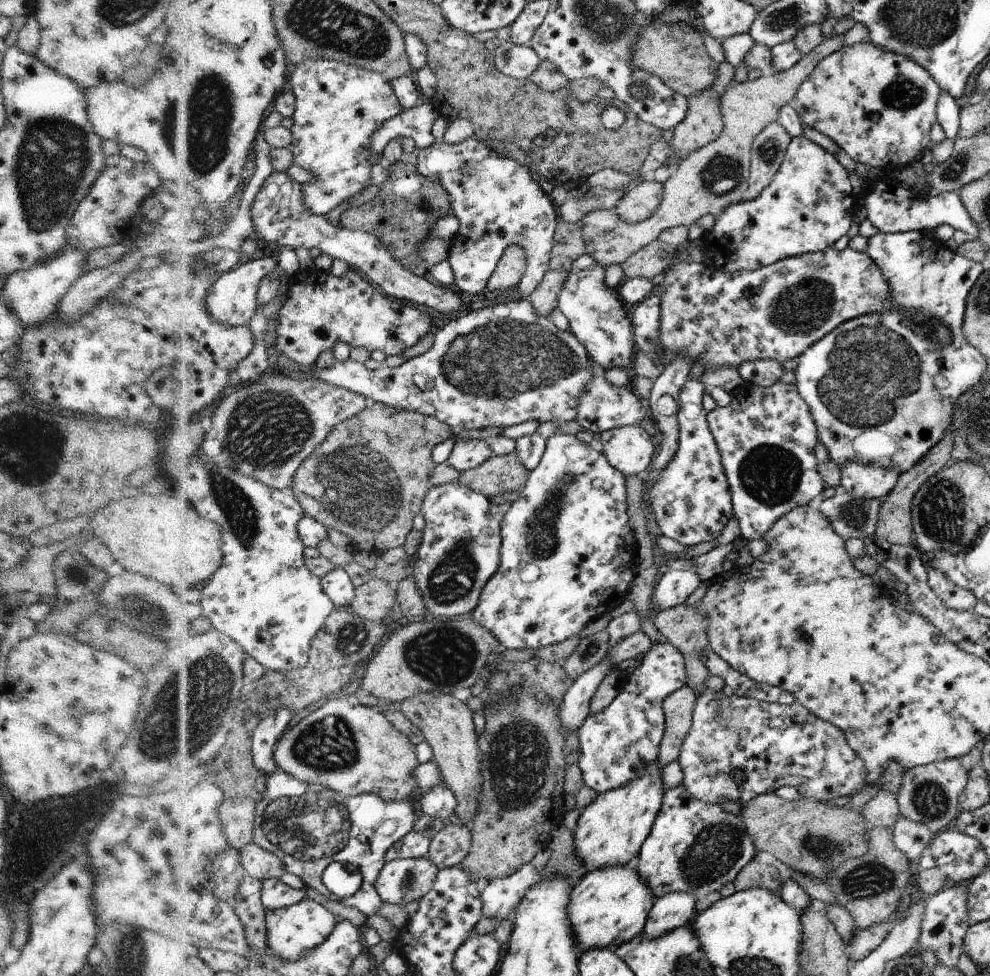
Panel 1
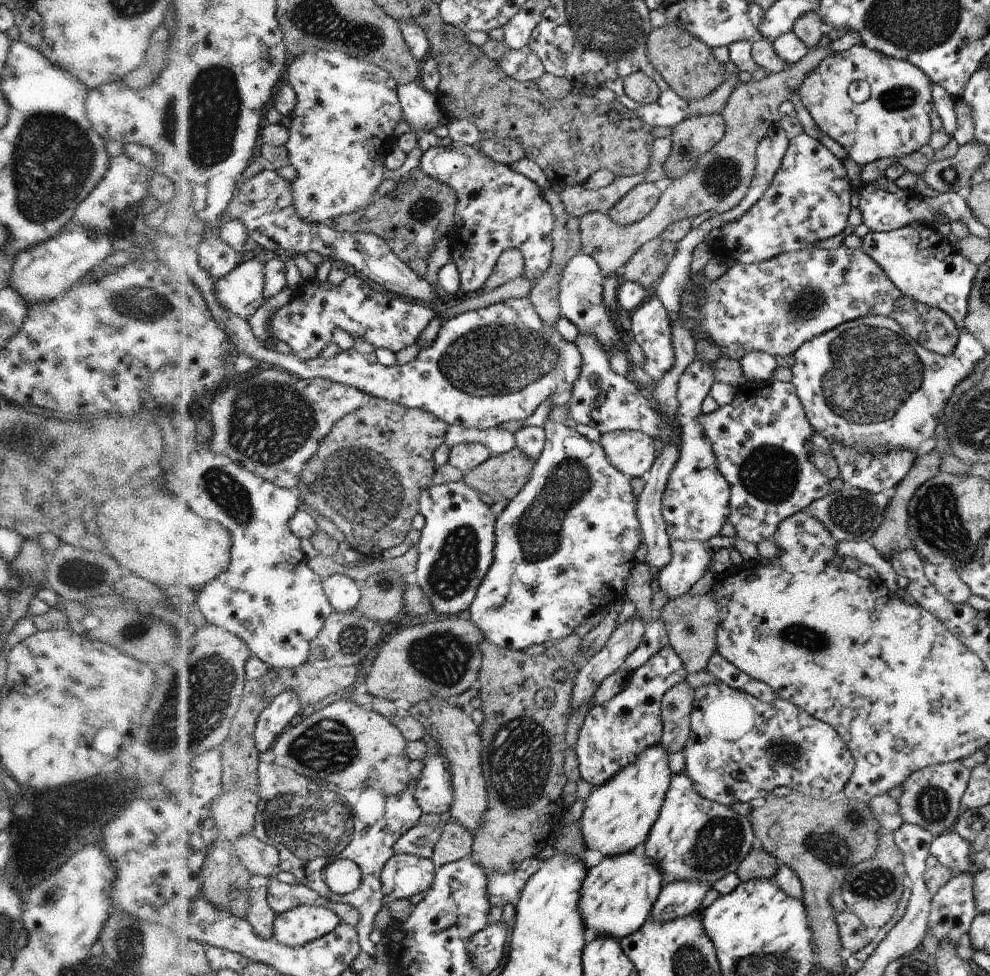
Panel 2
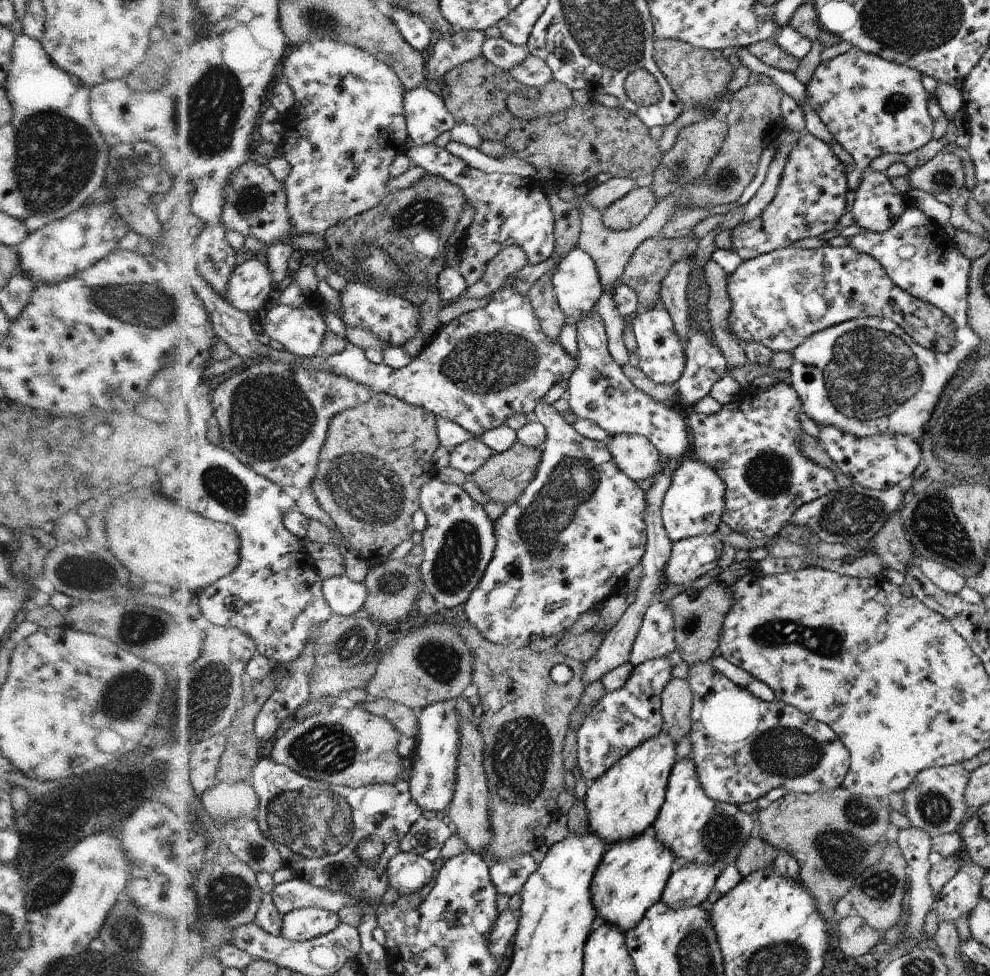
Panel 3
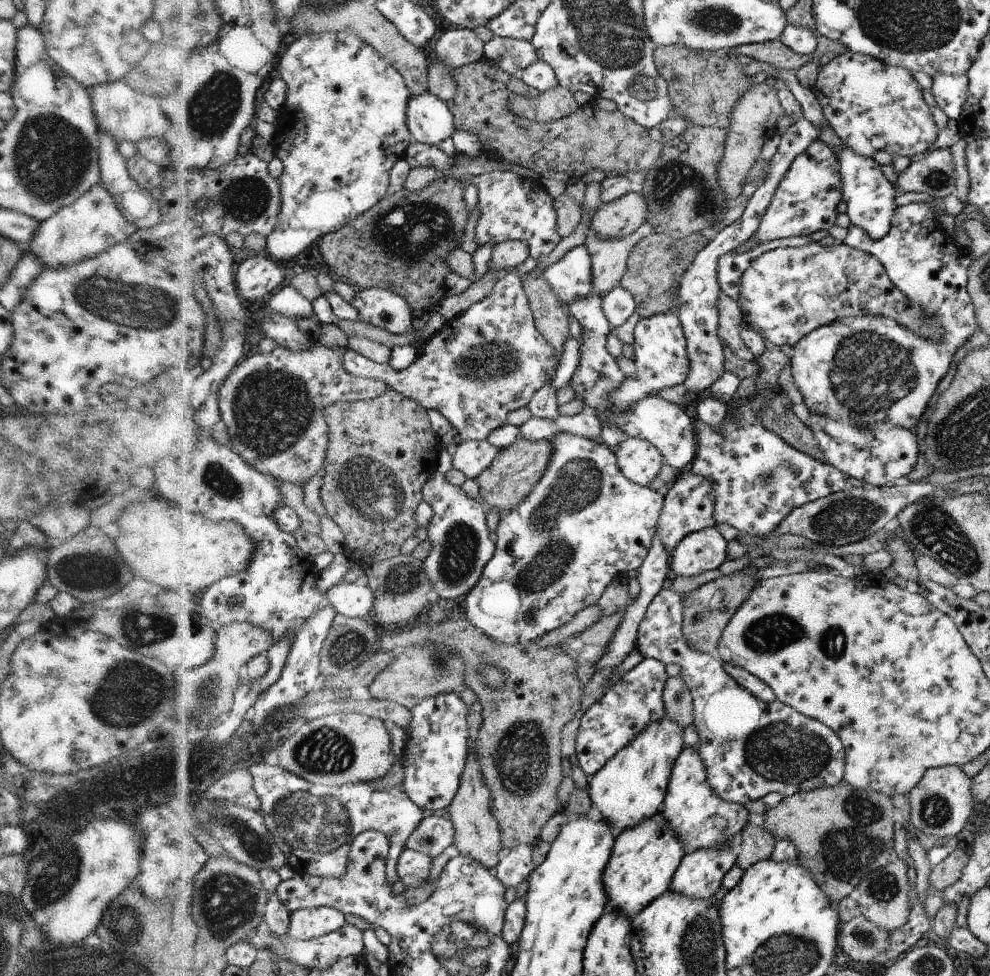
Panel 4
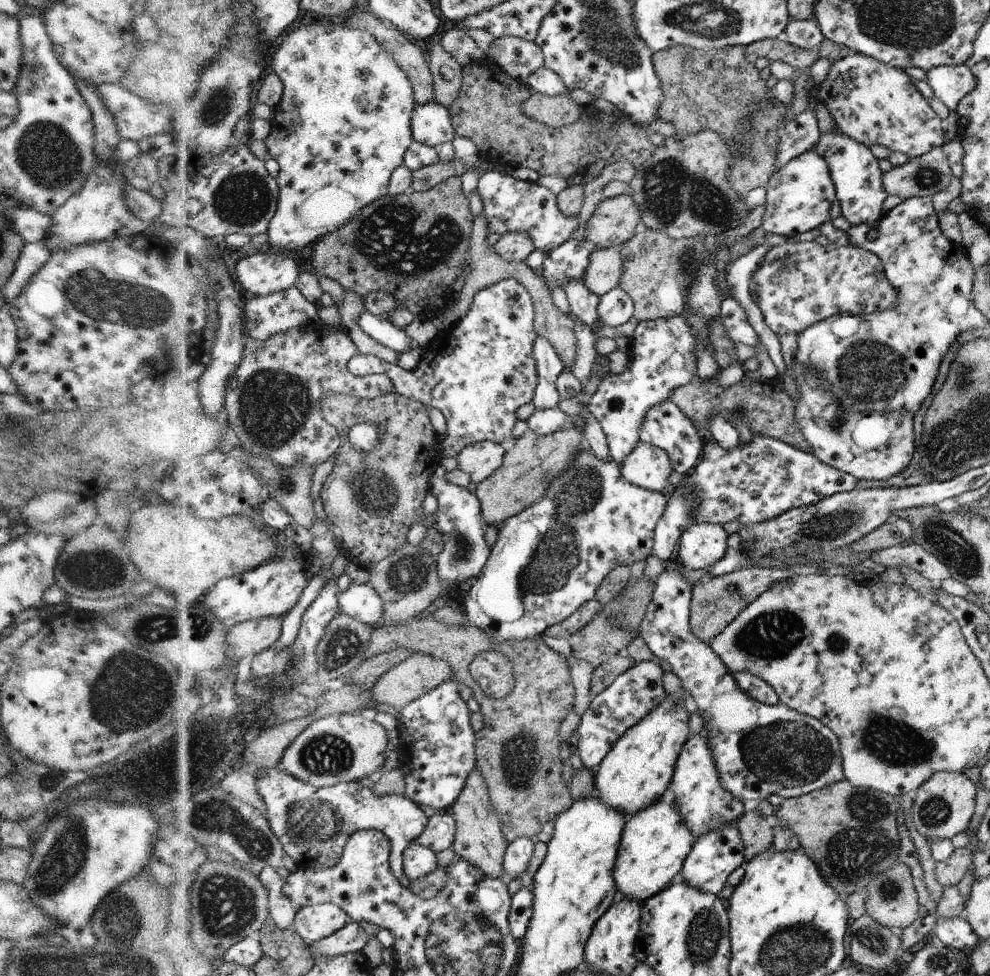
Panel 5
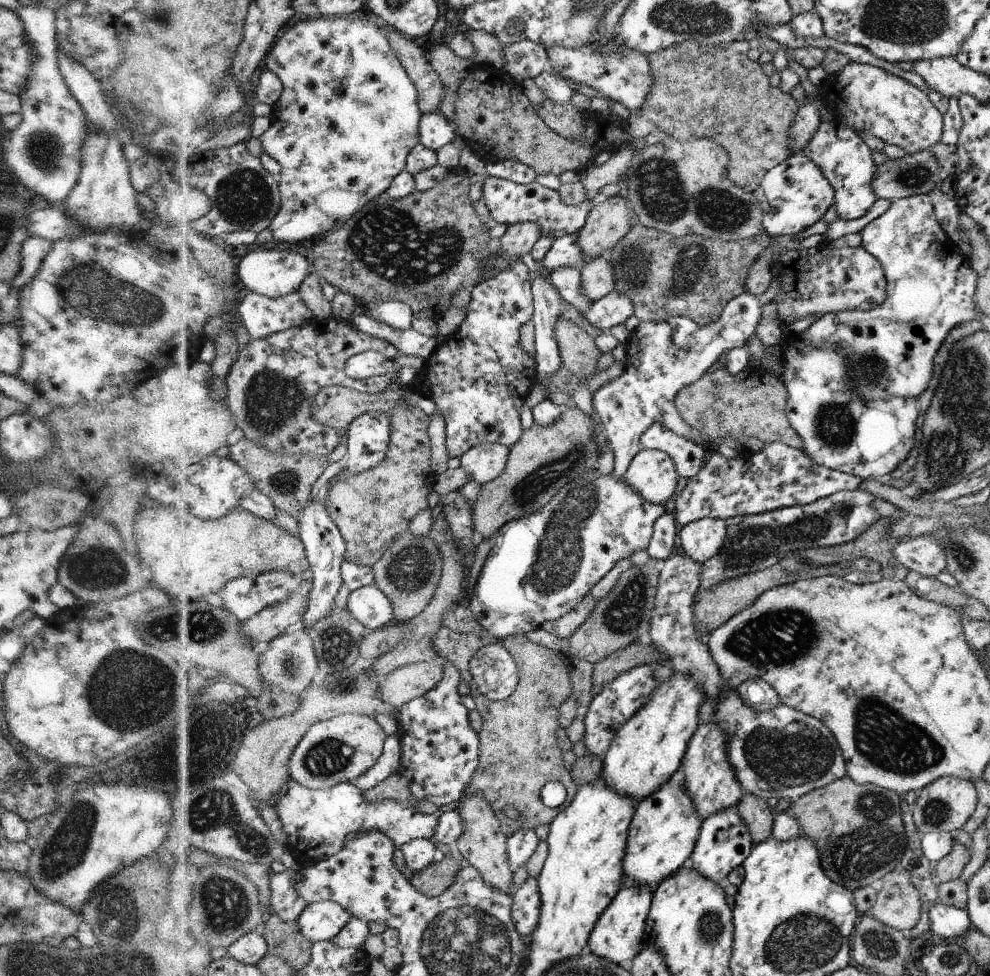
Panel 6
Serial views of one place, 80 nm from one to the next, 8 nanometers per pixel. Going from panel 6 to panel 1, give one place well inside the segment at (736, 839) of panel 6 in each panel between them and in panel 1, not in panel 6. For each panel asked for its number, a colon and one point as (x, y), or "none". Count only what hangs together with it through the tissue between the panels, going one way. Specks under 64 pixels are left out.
1: (678, 908)
2: (681, 898)
3: (689, 886)
4: (699, 875)
5: (715, 855)

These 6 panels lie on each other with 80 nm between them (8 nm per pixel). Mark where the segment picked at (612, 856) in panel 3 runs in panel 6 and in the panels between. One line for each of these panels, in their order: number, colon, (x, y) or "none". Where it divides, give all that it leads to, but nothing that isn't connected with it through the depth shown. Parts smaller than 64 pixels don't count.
4: (644, 859)
5: (655, 843)
6: (665, 827)

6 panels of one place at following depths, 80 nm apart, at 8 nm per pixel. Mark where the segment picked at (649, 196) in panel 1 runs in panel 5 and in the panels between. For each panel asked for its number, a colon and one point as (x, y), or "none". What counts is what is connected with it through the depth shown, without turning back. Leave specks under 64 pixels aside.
2: (640, 202)
3: (632, 209)
4: (621, 217)
5: (615, 221)

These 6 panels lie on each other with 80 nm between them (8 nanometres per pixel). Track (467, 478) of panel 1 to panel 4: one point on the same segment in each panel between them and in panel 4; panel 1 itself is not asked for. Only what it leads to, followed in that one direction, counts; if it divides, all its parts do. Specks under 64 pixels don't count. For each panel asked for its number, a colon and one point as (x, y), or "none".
2: (504, 476)
3: (503, 478)
4: (515, 470)

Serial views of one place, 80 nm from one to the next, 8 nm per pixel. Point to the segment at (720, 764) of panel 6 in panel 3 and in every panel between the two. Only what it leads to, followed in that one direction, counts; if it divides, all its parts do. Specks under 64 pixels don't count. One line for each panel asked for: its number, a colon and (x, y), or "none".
3: (699, 830)
4: (699, 817)
5: (704, 803)

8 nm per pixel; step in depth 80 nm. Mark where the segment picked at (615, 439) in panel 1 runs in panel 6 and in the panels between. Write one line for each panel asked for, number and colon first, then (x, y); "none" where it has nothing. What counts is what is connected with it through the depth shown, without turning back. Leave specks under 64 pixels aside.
2: (632, 452)
3: (635, 454)
4: (639, 460)
5: (647, 466)
6: (652, 473)

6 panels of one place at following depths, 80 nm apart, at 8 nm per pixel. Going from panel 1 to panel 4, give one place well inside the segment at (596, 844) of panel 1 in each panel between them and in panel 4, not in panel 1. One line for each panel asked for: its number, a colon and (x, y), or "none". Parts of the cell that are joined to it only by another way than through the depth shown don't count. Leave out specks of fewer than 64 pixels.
2: (619, 814)
3: (621, 804)
4: (631, 788)

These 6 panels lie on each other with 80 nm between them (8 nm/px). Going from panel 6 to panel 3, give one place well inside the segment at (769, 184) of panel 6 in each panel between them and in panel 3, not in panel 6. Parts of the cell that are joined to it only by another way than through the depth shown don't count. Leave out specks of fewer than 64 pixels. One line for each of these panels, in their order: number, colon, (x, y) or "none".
3: (813, 195)
4: (809, 198)
5: (800, 195)

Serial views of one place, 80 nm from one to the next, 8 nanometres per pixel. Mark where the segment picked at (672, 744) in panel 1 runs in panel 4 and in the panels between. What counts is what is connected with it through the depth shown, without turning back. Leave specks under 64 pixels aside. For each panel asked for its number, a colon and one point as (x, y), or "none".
2: (677, 703)
3: (676, 699)
4: (678, 704)

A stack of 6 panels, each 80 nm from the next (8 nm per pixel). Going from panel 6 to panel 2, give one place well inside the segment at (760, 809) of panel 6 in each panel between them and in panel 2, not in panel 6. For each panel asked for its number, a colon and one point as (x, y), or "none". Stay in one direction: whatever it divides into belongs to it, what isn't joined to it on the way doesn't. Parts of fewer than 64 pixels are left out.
2: (758, 864)
3: (757, 854)
4: (757, 844)
5: (757, 832)

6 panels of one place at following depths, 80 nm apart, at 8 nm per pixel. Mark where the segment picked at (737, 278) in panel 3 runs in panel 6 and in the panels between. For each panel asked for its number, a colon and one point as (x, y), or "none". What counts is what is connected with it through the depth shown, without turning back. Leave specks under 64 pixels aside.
4: (786, 293)
5: (797, 285)
6: (813, 280)

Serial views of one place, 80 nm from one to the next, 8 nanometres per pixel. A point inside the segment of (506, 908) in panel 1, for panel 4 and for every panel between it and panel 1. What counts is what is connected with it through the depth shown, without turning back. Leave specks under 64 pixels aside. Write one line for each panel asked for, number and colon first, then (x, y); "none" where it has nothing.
2: (505, 888)
3: (508, 877)
4: (517, 865)

